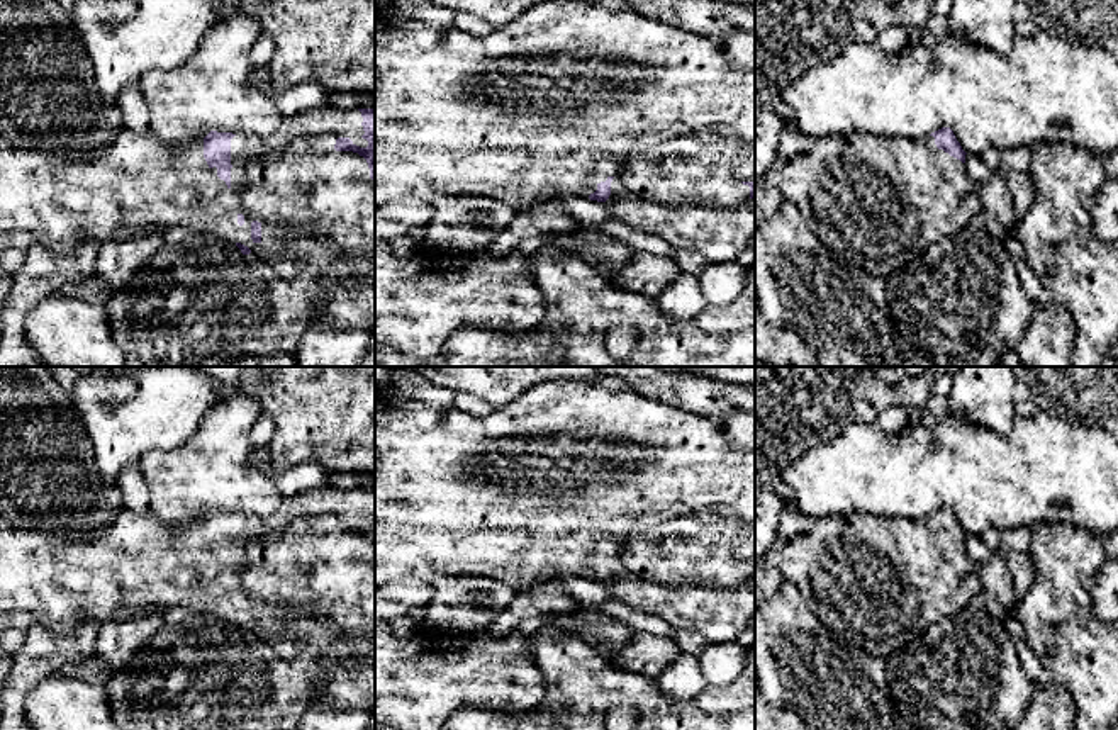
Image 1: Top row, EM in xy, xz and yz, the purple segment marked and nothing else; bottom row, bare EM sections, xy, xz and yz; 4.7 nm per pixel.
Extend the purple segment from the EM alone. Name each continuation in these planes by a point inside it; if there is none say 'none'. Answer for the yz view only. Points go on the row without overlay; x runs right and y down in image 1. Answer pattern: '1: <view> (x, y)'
1: yz (877, 581)

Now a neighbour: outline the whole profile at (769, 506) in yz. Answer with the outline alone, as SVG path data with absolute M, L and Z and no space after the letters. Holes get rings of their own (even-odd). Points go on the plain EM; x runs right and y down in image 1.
M755 487L755 559L762 560L770 550L784 506L774 492Z

